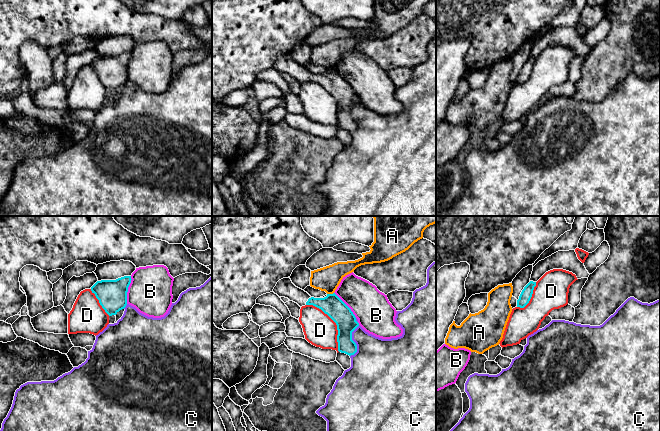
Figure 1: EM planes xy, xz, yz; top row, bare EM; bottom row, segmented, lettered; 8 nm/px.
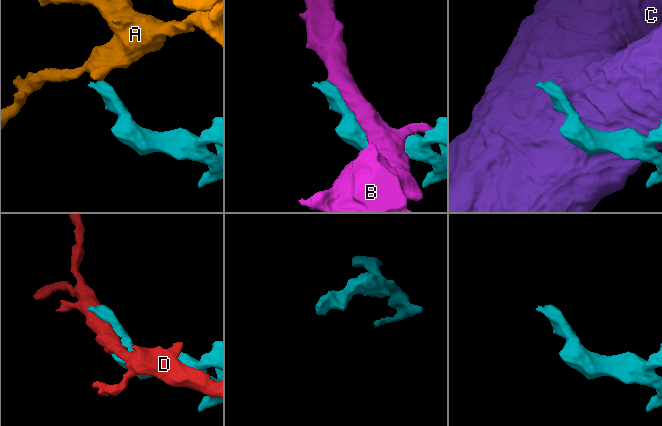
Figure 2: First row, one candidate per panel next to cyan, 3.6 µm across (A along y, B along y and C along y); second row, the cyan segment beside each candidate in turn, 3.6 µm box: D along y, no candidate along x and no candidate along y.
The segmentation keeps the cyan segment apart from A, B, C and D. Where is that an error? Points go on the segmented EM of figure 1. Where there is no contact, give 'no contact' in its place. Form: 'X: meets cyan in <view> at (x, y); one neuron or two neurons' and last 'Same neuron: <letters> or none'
A: meets cyan in xz at (330, 294); two neurons
B: meets cyan in xy at (127, 290); two neurons
C: meets cyan in xz at (353, 341); two neurons
D: meets cyan in xz at (335, 322); two neurons
Same neuron: none

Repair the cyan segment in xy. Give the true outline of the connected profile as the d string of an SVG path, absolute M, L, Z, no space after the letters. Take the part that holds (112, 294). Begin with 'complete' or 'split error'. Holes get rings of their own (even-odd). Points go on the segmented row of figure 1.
complete; M124 276L116 280L101 280L91 287L92 293L95 294L109 316L116 315L126 307L131 280L131 276Z

